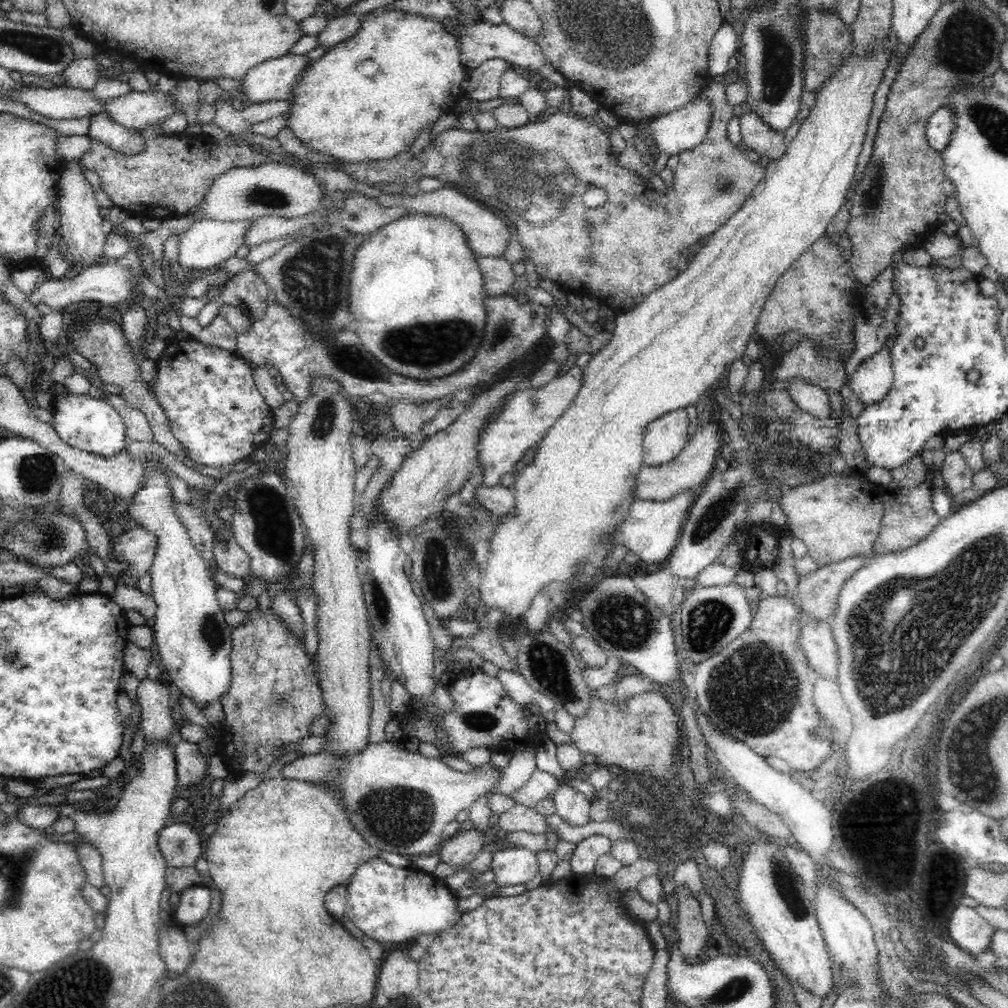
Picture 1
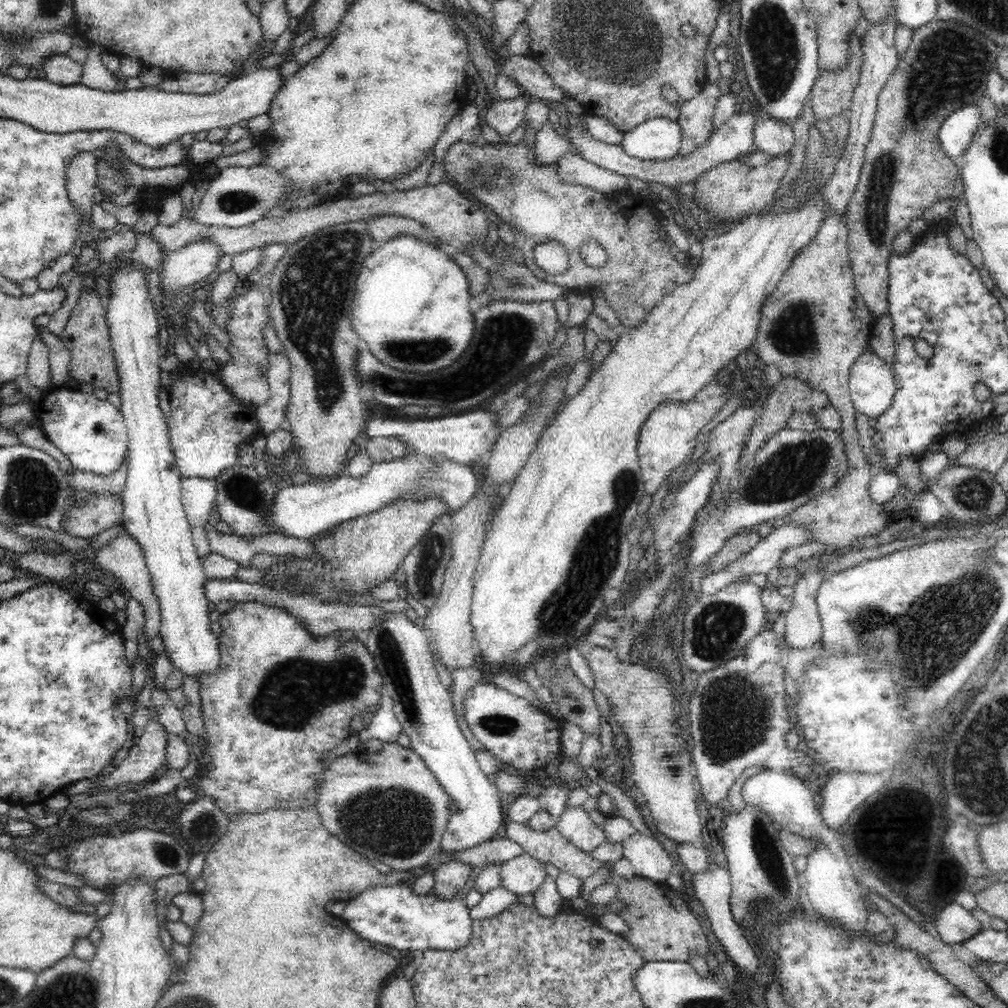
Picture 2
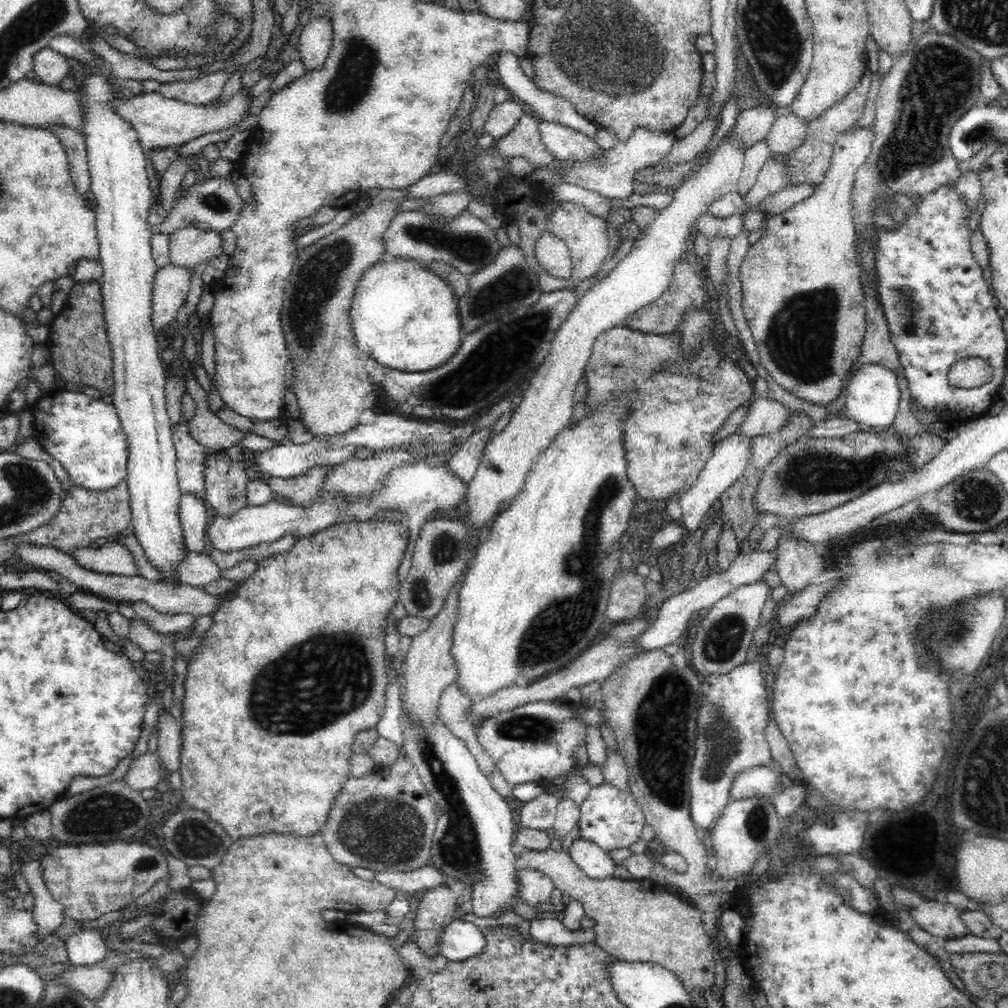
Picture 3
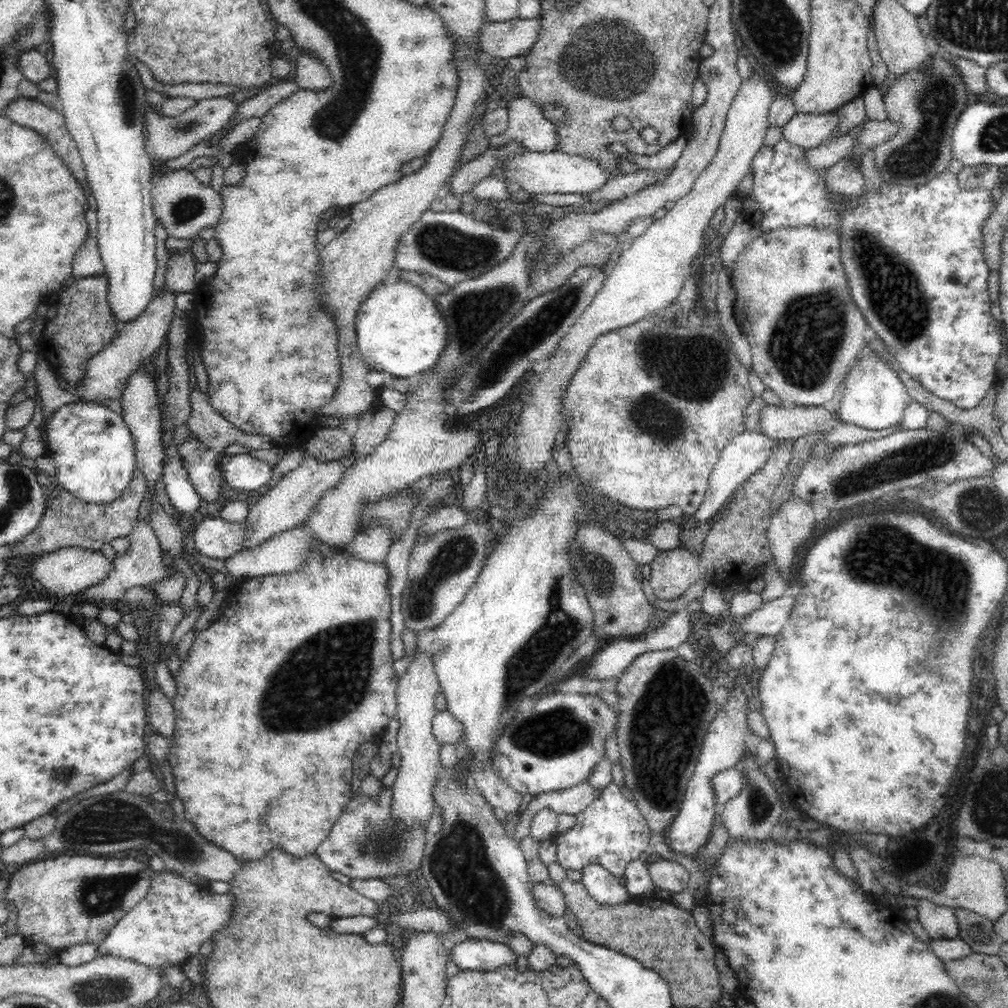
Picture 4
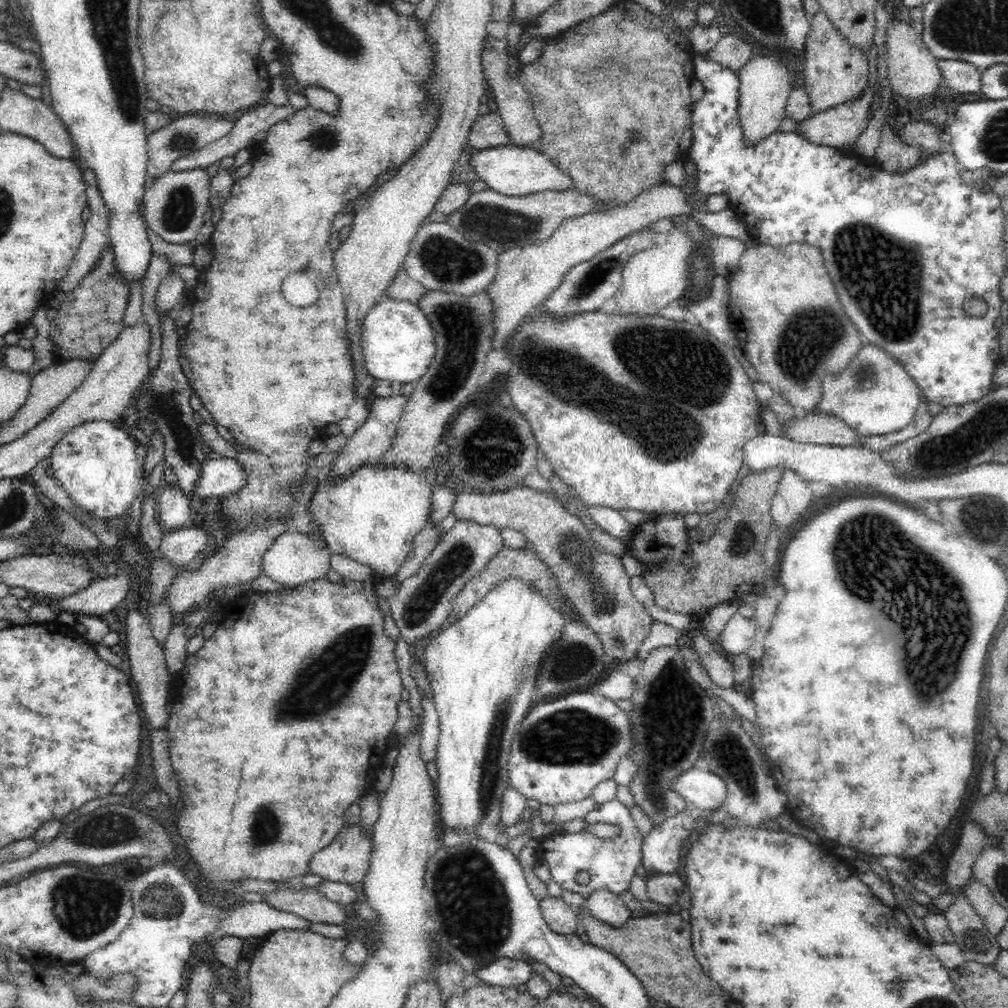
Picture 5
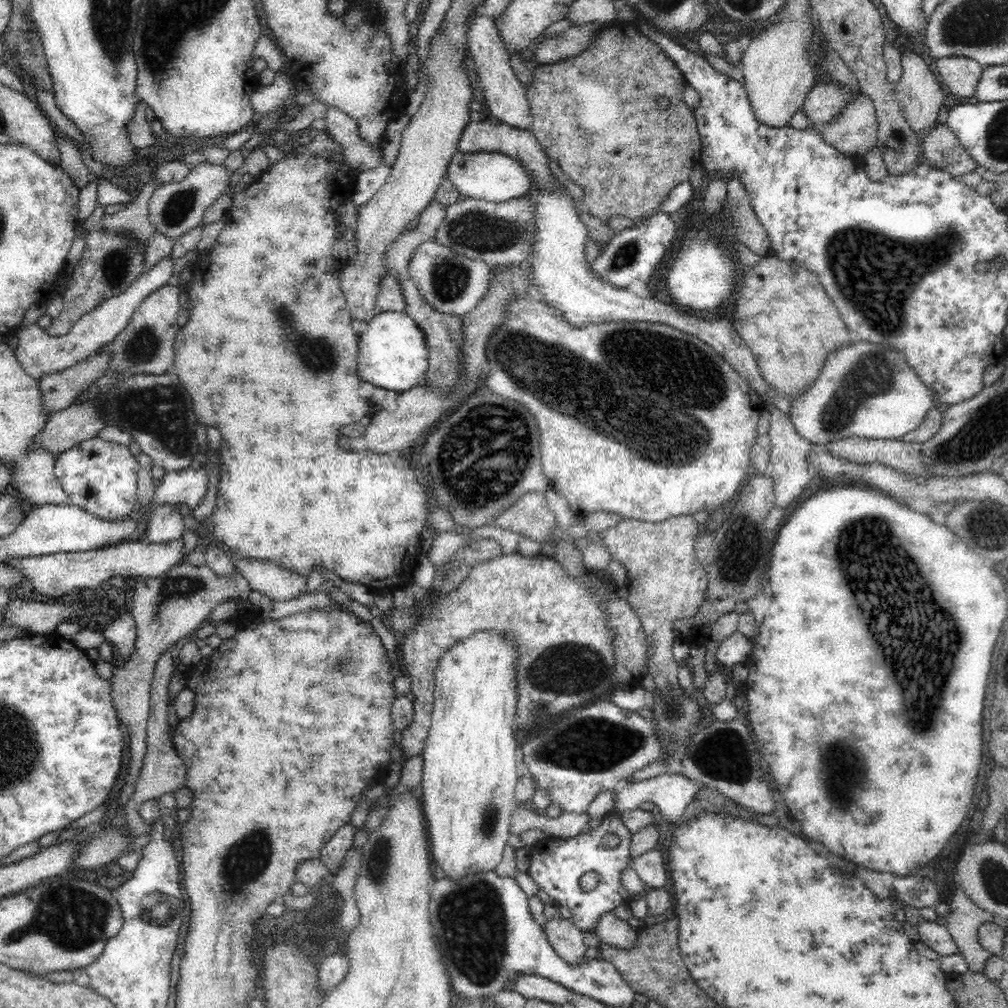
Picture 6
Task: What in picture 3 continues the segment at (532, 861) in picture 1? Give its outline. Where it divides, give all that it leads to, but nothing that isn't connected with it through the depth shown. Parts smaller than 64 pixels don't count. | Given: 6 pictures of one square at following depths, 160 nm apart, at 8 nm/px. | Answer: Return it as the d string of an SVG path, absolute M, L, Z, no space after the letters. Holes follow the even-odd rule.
M534 869L518 870L517 879L524 902L532 906L550 904L556 888L546 875Z

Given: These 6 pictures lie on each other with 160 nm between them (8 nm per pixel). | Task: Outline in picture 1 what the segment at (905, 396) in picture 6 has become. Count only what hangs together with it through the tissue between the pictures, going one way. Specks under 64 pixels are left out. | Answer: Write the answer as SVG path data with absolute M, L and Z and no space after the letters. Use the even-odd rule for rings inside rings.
M888 346L880 348L858 364L848 378L853 395L864 405L878 404L886 398L894 382Z

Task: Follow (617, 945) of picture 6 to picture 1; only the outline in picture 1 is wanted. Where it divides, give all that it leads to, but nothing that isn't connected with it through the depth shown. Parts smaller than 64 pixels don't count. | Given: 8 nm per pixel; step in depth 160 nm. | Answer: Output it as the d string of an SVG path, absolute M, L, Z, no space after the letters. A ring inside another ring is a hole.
M563 784L554 796L555 812L562 821L574 827L581 827L591 820L591 805L581 793L575 792Z

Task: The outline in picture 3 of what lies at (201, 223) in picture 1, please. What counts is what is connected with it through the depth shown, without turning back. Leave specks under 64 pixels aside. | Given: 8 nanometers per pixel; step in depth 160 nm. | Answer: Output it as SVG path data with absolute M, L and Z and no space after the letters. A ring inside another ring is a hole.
M168 263L155 274L152 298L152 329L154 335L176 320L176 313L184 306L193 270Z

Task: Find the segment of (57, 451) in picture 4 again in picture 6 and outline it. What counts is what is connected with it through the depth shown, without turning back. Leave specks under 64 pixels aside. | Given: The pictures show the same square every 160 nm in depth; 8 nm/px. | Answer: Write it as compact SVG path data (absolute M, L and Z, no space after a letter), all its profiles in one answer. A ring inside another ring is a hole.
M94 437L59 455L55 475L71 505L110 522L128 517L137 504L138 468L138 461L128 447Z

